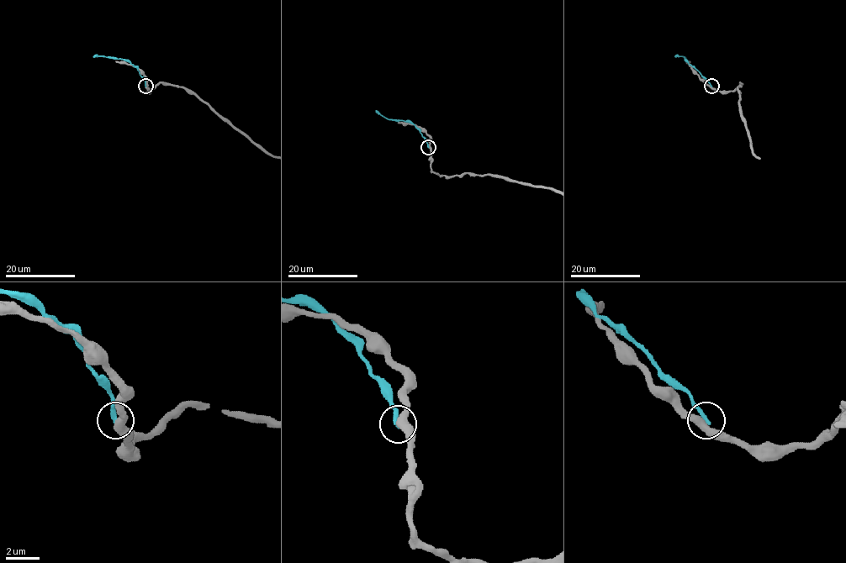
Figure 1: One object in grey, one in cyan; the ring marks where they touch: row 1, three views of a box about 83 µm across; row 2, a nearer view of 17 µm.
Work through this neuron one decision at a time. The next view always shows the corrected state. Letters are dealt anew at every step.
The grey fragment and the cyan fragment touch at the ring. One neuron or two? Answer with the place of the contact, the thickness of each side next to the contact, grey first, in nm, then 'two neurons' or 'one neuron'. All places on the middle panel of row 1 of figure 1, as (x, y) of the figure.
place (428, 147); calibres 440 and 280 nm; two neurons

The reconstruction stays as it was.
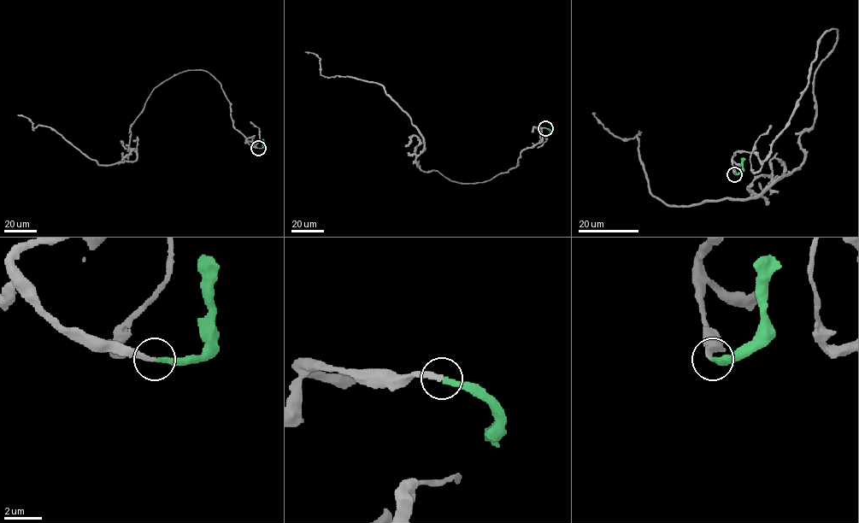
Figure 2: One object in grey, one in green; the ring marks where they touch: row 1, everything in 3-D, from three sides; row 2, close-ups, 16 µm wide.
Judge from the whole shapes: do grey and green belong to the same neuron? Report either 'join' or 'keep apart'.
join

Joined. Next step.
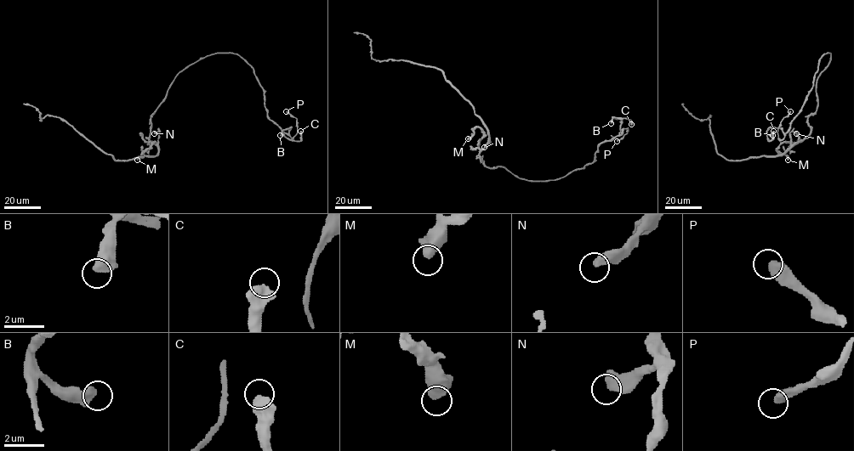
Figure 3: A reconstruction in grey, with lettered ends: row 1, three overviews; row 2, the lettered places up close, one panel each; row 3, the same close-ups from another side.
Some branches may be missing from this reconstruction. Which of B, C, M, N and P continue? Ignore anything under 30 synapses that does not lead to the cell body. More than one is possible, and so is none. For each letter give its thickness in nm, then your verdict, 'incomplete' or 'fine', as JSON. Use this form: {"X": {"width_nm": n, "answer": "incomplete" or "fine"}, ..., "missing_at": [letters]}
{"B": {"width_nm": 600, "answer": "fine"}, "C": {"width_nm": 650, "answer": "fine"}, "M": {"width_nm": 600, "answer": "fine"}, "N": {"width_nm": 550, "answer": "fine"}, "P": {"width_nm": 550, "answer": "fine"}, "missing_at": []}

